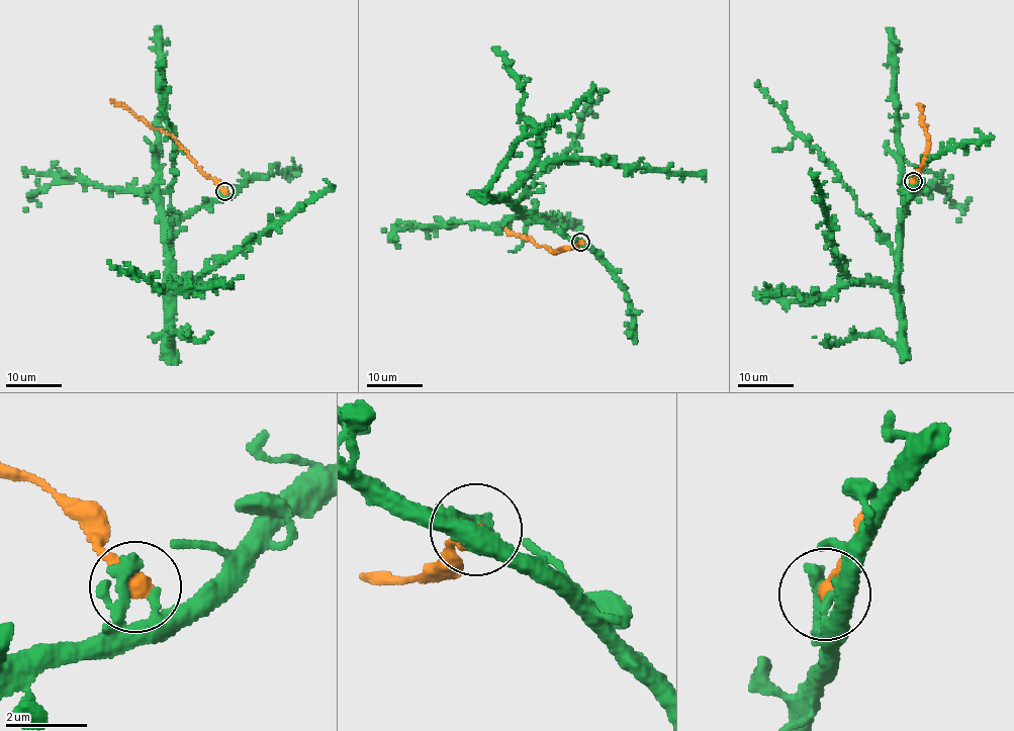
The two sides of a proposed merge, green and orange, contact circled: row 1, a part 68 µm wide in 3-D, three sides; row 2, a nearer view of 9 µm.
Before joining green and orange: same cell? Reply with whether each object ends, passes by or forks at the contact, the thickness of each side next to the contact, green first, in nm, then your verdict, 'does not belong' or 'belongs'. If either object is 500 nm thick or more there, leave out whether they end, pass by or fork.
green ends; orange ends; calibres 440 and 420 nm; does not belong

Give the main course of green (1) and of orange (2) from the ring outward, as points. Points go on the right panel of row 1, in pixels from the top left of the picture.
1: (913, 180), (914, 190), (899, 224), (893, 285), (859, 282), (837, 264), (810, 169)
2: (912, 180), (922, 167), (929, 140), (925, 130), (927, 126), (922, 123), (922, 108), (917, 103)

